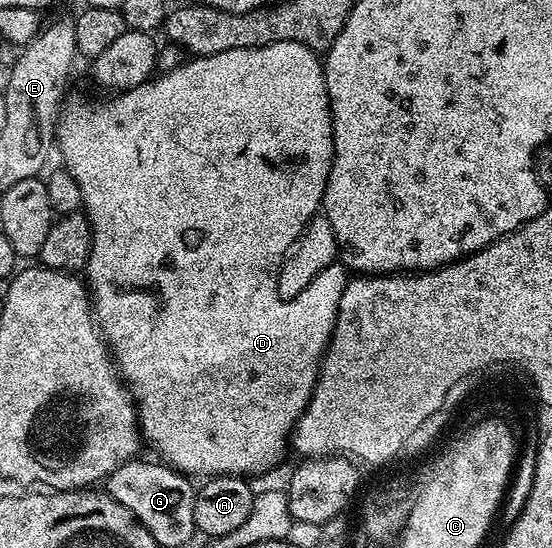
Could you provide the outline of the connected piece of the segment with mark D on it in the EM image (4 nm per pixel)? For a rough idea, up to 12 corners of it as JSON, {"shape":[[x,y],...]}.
{"shape":[[299,42],[56,150],[94,321],[181,474],[270,470],[348,281],[277,295],[334,159]]}

